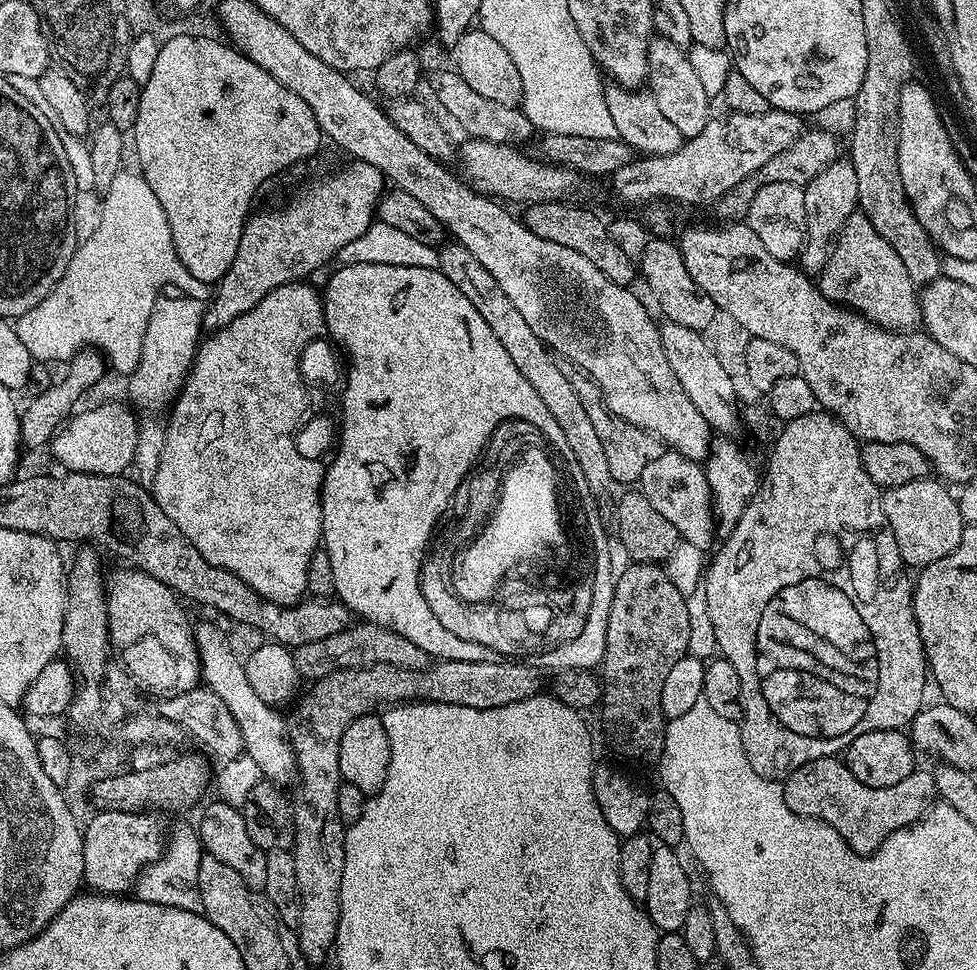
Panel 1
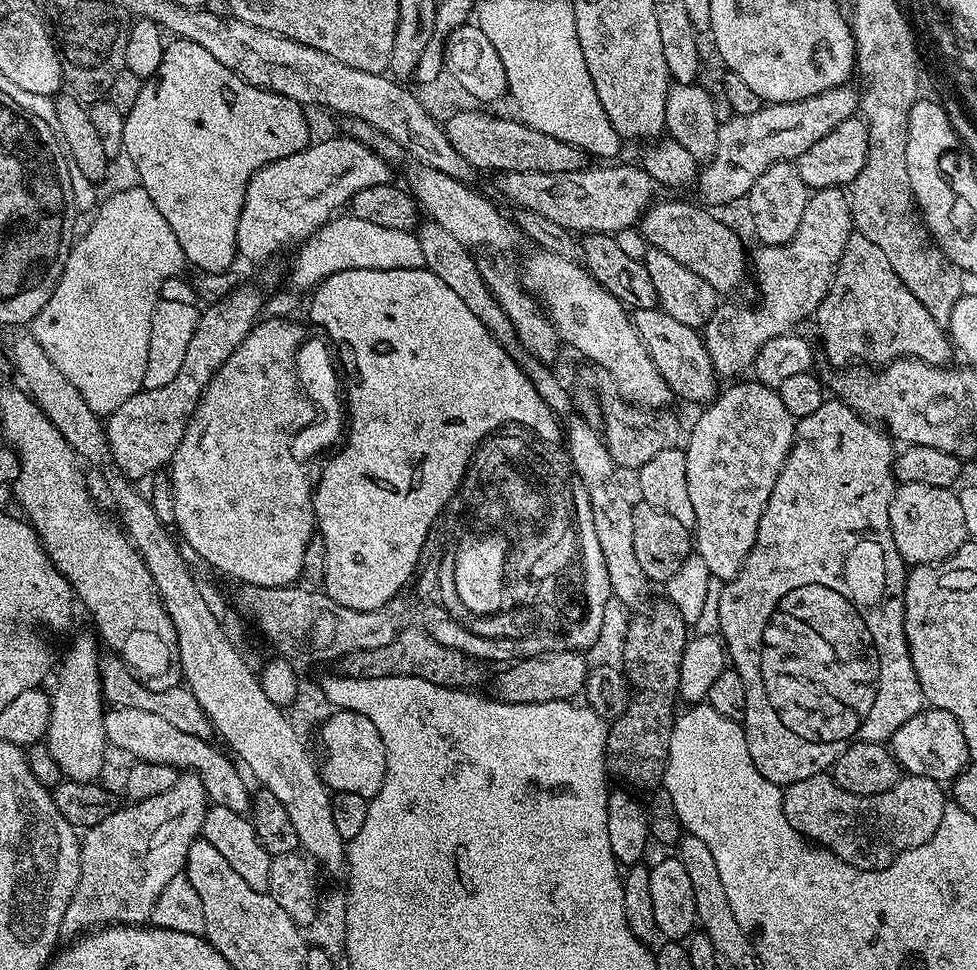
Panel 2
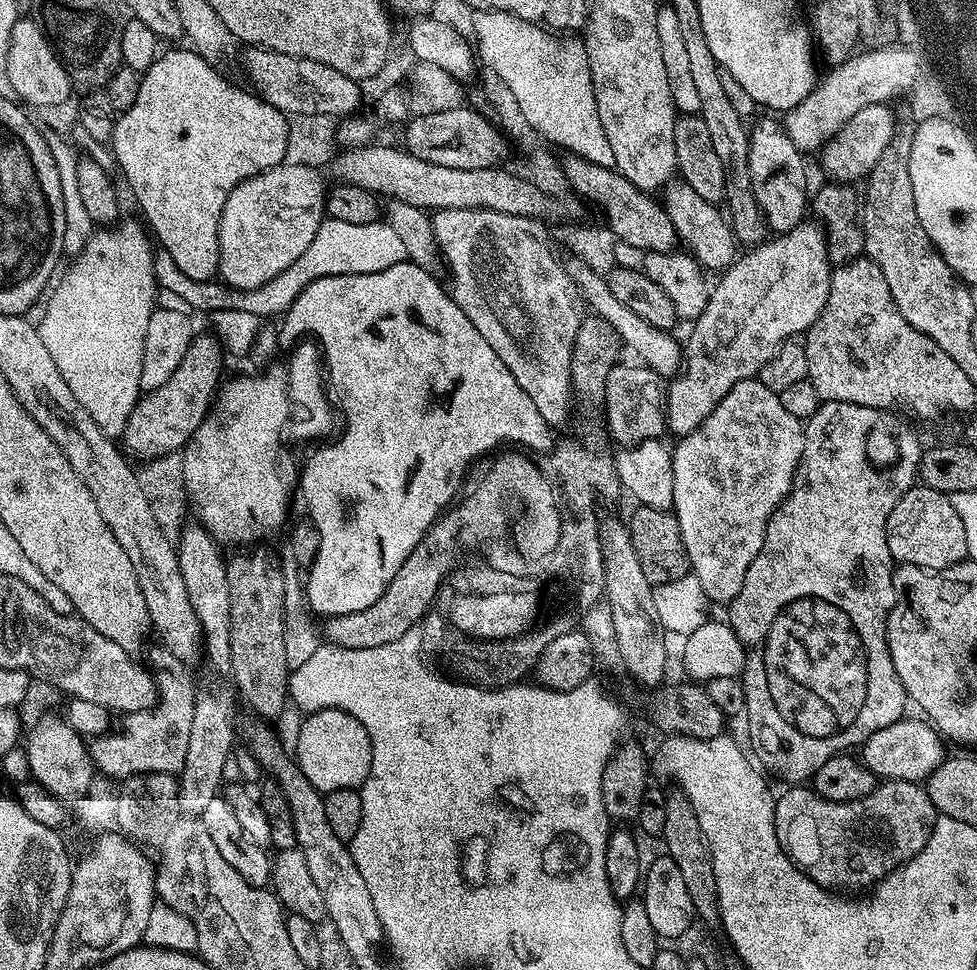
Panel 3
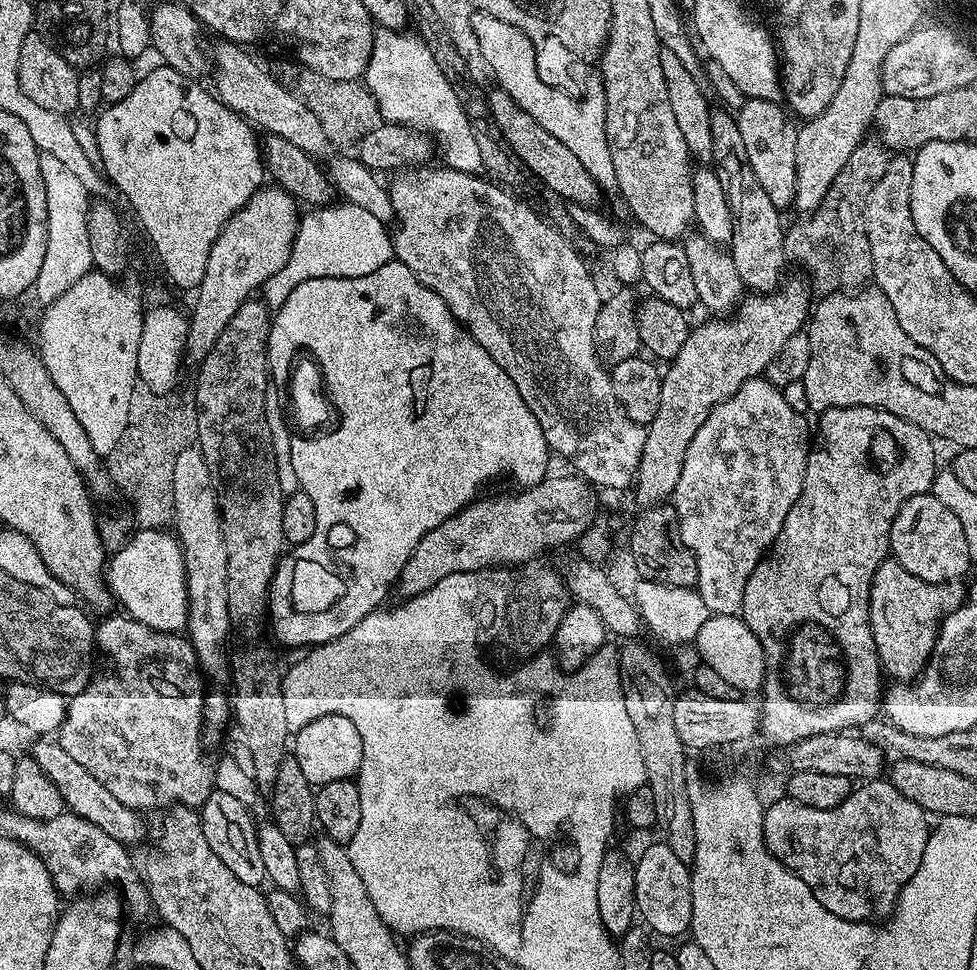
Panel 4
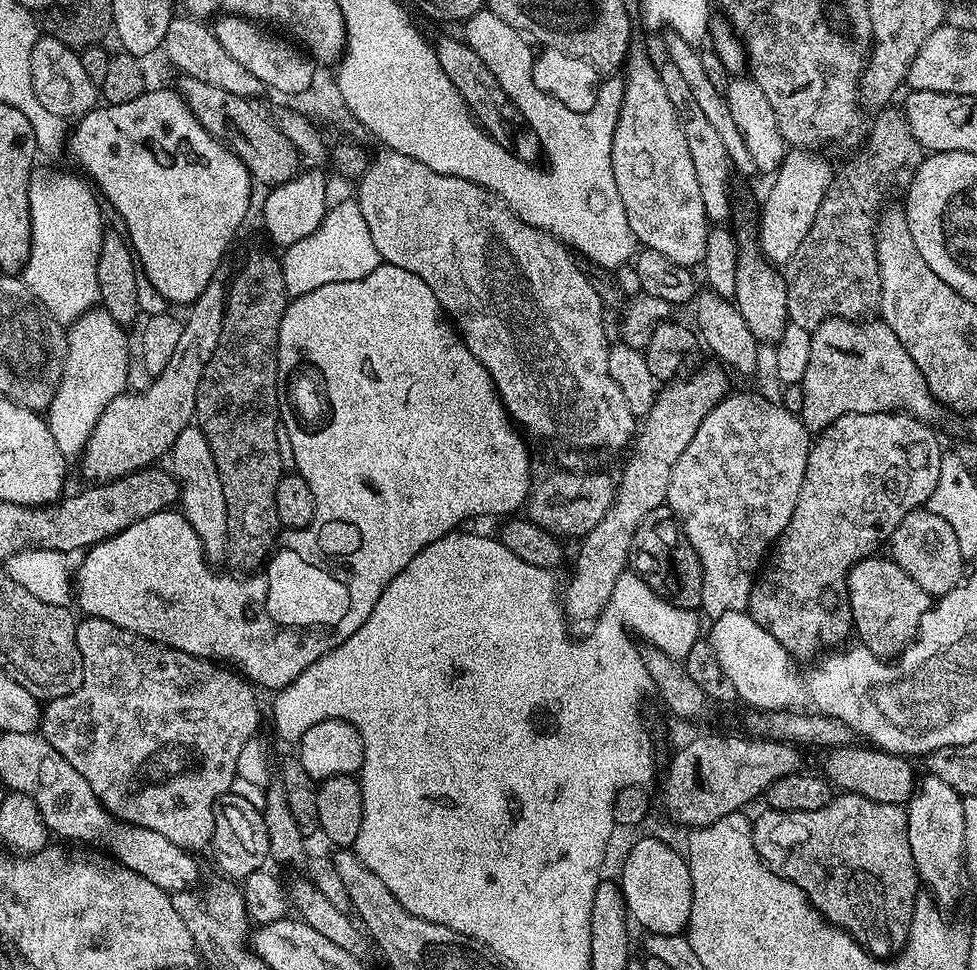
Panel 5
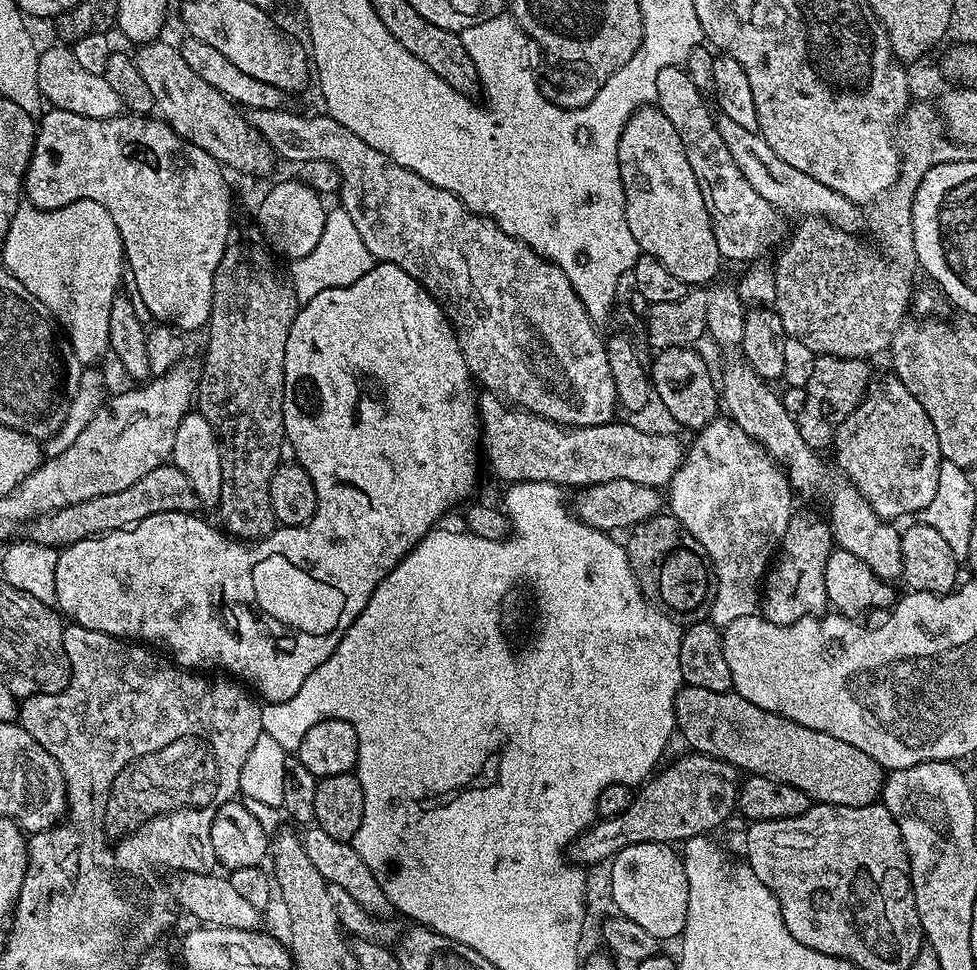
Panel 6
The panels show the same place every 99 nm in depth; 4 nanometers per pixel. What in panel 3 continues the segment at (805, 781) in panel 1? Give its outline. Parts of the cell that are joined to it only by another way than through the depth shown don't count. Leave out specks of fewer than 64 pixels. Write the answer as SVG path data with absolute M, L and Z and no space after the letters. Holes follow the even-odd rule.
M911 780L877 783L871 794L854 802L830 802L808 786L788 786L785 789L781 796L779 793L775 797L774 826L778 842L784 848L784 853L825 890L845 888L848 894L856 894L852 892L859 888L871 889L885 880L895 868L916 857L926 846L936 825L938 813L934 802L928 797L927 787Z

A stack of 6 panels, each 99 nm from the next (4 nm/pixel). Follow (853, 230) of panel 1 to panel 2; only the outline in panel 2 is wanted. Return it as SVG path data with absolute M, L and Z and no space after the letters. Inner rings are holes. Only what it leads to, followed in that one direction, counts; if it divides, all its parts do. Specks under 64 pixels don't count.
M853 234L846 242L828 293L814 318L820 322L825 354L832 363L844 364L840 366L849 365L846 363L850 360L887 362L901 356L912 356L927 364L947 365L951 361L948 359L954 356L953 343L941 321L933 318L930 310L906 290L880 247L859 234Z

